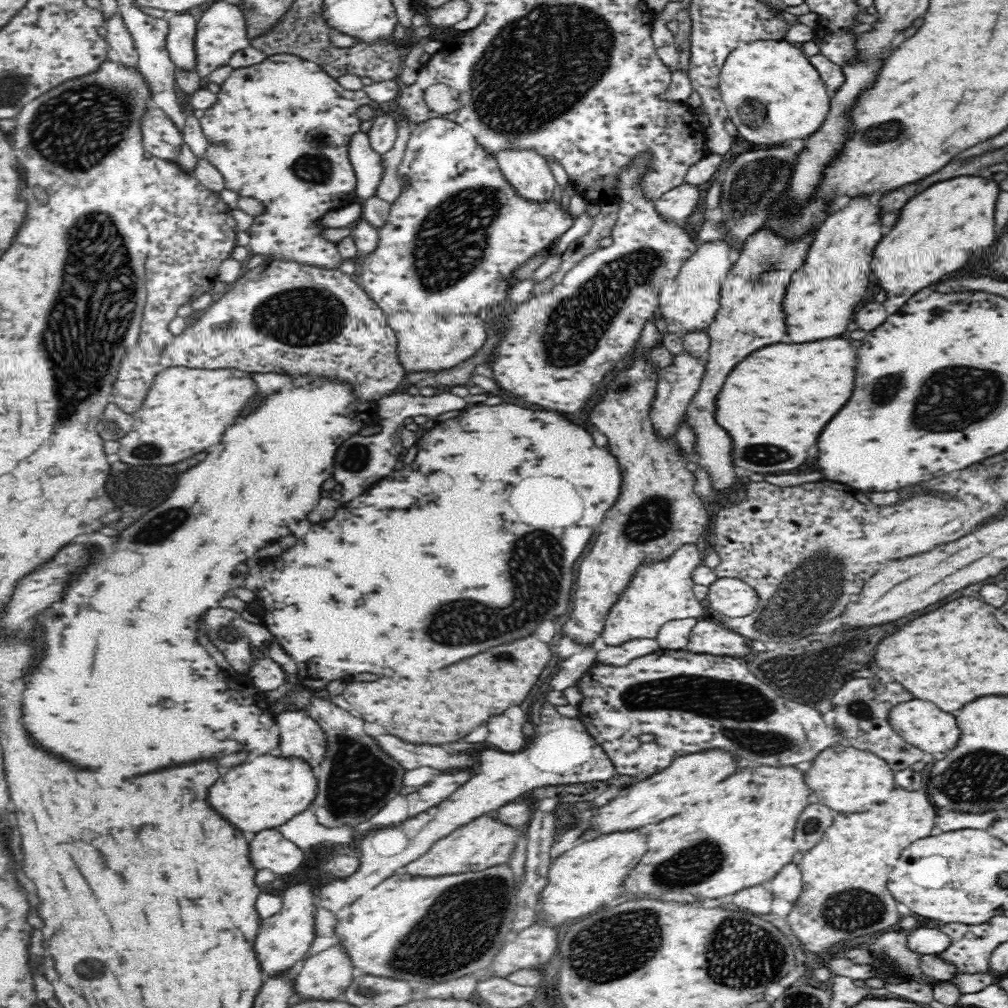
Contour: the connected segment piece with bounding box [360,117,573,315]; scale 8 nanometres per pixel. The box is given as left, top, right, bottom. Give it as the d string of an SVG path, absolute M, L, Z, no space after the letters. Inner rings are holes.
M435 117L427 119L415 126L410 132L407 141L406 153L404 159L399 166L399 176L407 176L409 178L409 187L401 190L400 196L391 204L389 210L389 218L386 220L379 232L378 246L372 252L363 255L360 262L360 271L362 272L362 286L368 293L370 299L374 301L384 311L385 315L391 315L392 312L410 312L410 309L426 310L428 312L438 313L439 315L454 315L454 314L480 314L480 310L486 308L494 308L494 306L504 306L508 301L509 294L504 290L513 280L512 273L518 270L524 262L530 260L532 256L536 256L540 250L544 250L546 246L554 243L558 238L566 232L572 225L570 213L568 210L562 210L558 197L552 201L545 203L534 203L532 201L524 200L514 193L514 189L510 183L504 179L502 171L498 166L495 157L487 154L476 143L476 139L470 133L465 132L462 128L443 117Z

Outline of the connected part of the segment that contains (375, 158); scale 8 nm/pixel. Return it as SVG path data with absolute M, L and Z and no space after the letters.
M361 131L350 136L348 148L349 162L357 180L355 193L359 201L363 201L376 194L382 178L382 156L372 151L368 135Z

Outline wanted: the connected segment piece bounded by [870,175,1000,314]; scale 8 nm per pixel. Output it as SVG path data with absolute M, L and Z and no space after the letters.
M976 175L958 176L926 188L902 208L896 226L874 246L876 250L870 260L870 269L888 296L884 306L890 314L902 308L916 292L962 268L970 258L970 246L974 246L974 242L970 244L972 234L990 234L990 244L994 242L994 208L998 192L996 182Z

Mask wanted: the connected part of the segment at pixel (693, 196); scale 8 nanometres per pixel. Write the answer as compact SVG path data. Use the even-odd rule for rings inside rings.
M682 183L656 199L654 209L661 218L671 224L684 224L698 204L700 192L697 187Z

